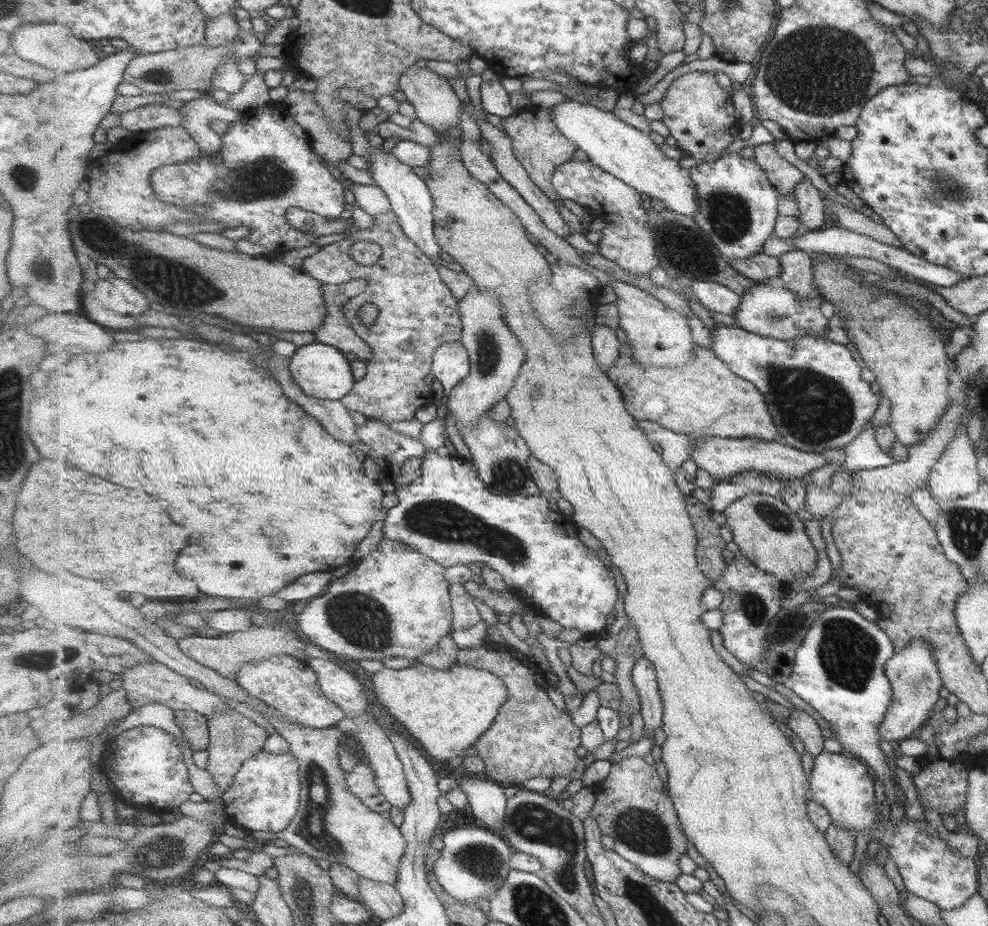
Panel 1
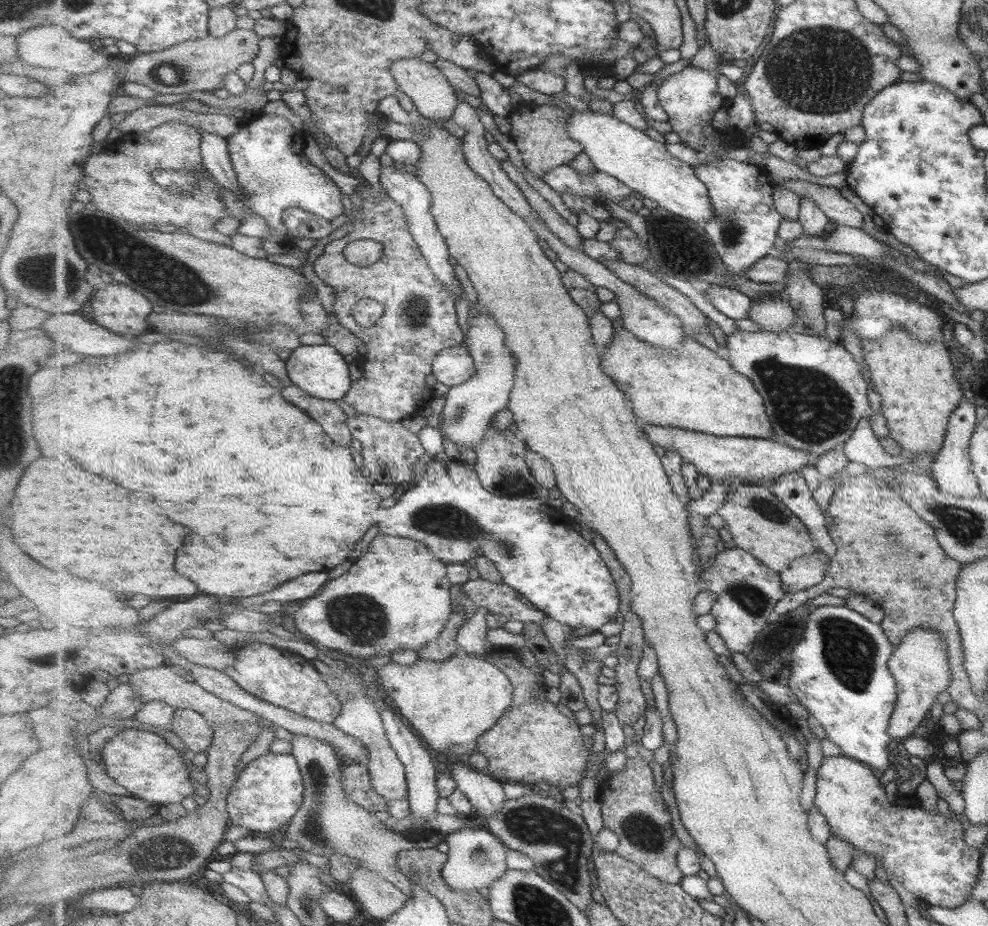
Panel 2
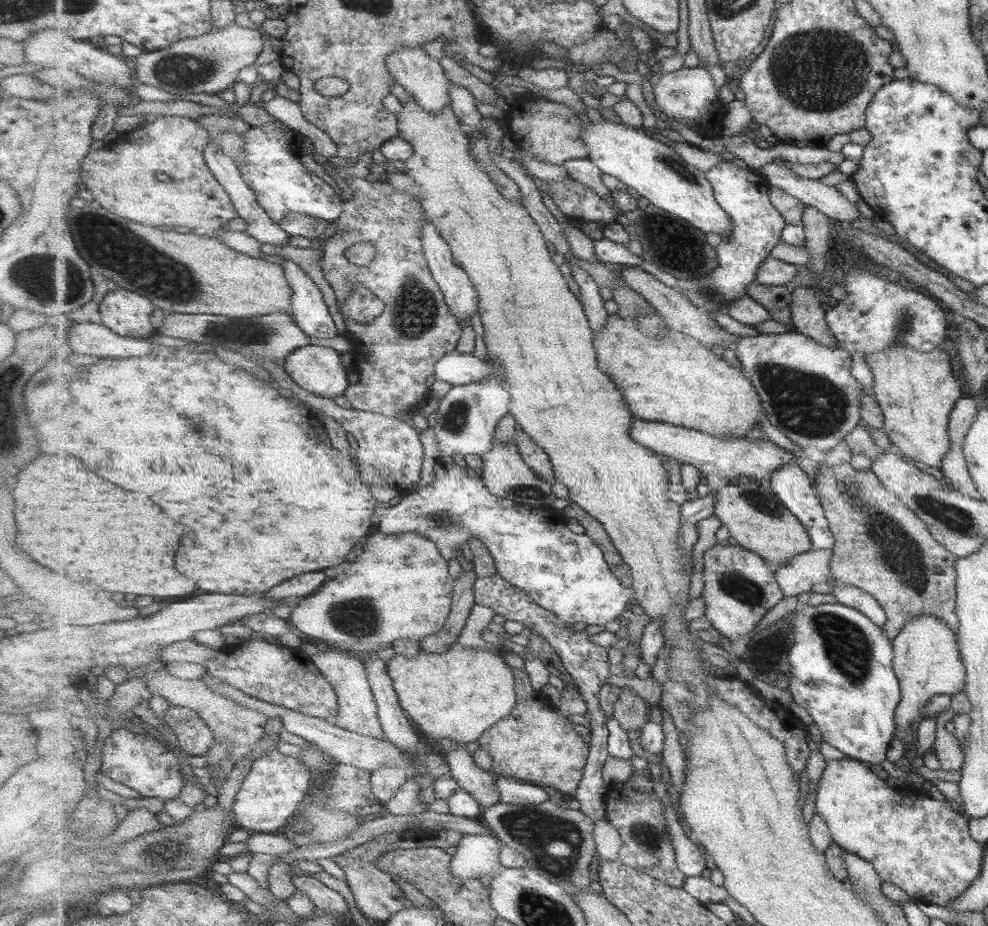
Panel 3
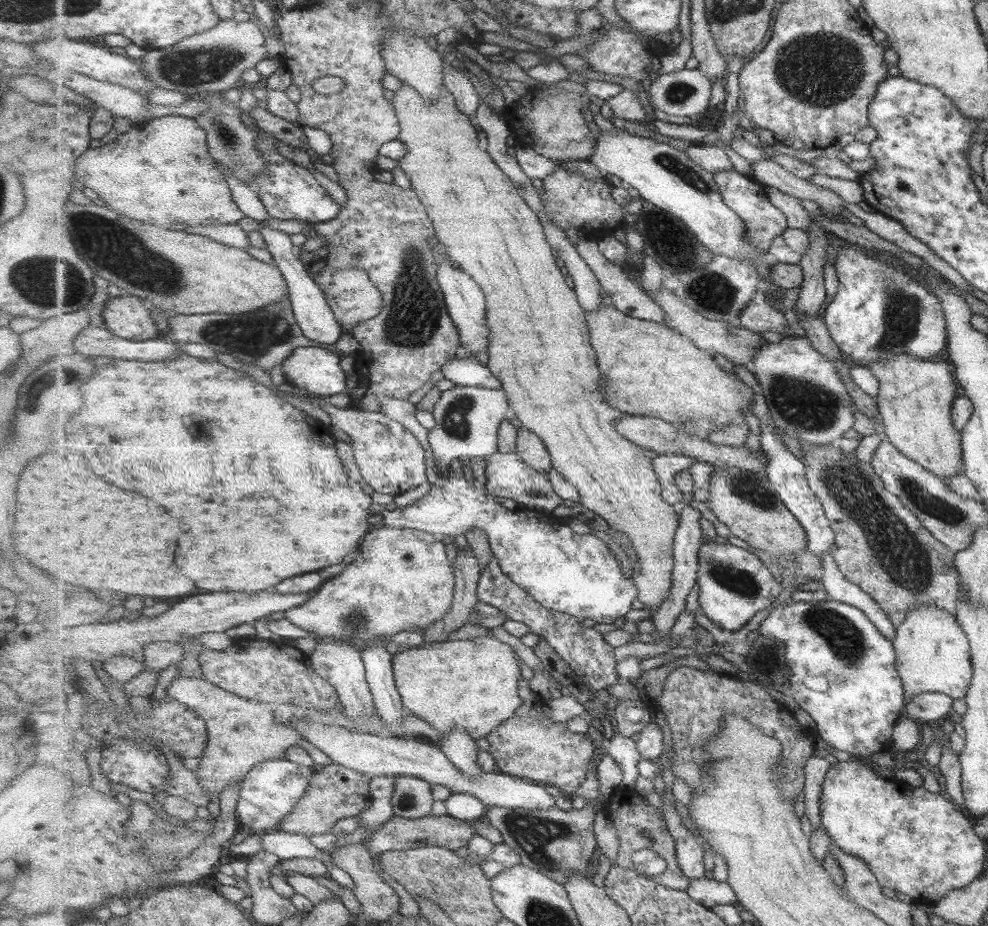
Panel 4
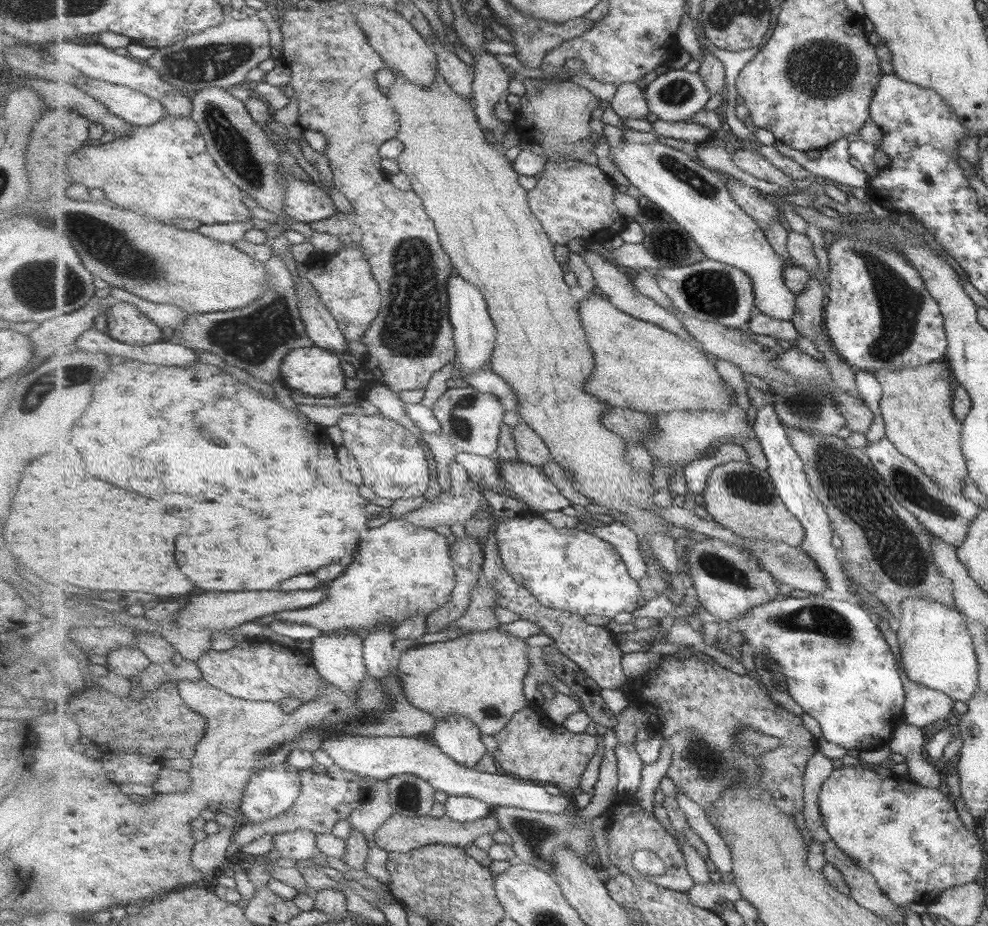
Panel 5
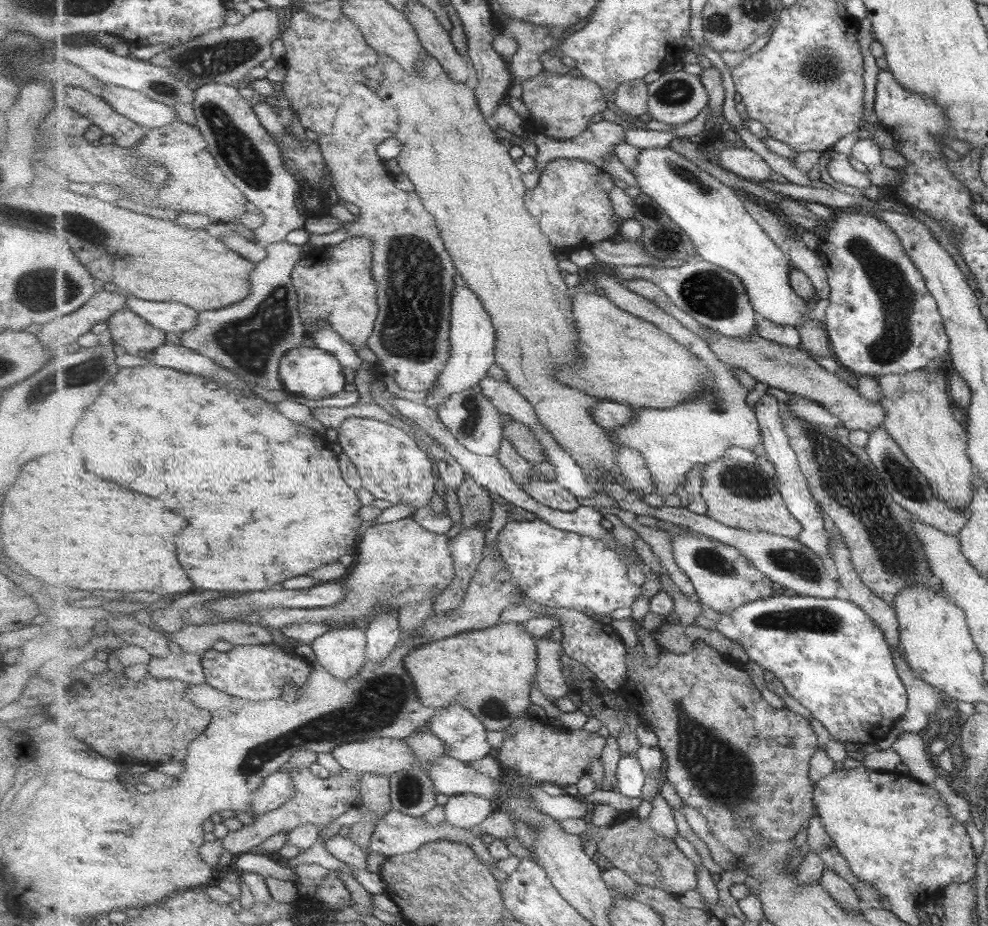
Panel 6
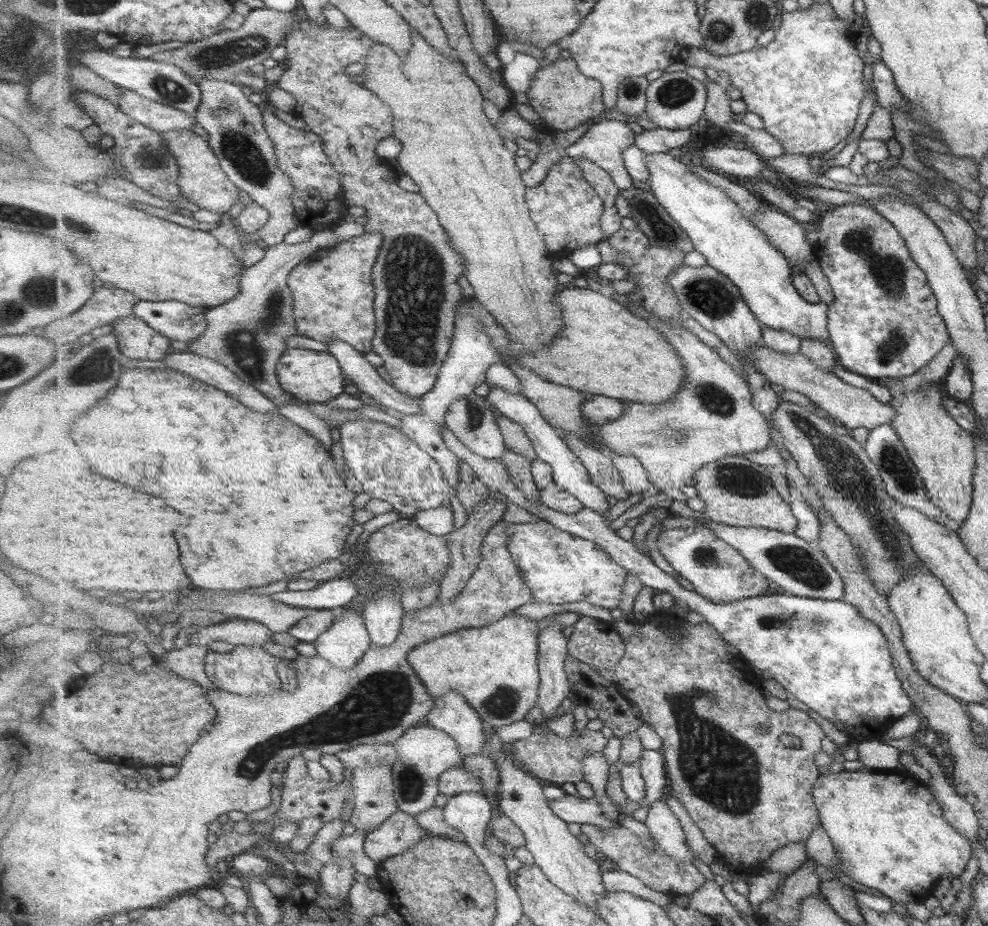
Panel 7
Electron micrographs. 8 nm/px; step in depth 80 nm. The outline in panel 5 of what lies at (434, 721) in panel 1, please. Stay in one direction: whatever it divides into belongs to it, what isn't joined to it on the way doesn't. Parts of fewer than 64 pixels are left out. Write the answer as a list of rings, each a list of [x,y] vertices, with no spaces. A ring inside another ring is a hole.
[[[497,628],[473,631],[448,641],[423,644],[406,650],[398,658],[396,675],[401,679],[407,700],[415,708],[428,712],[437,721],[450,716],[464,716],[479,727],[483,736],[489,736],[501,732],[515,714],[529,704],[523,692],[523,678],[529,672],[527,652],[531,652],[531,648],[525,640]]]

